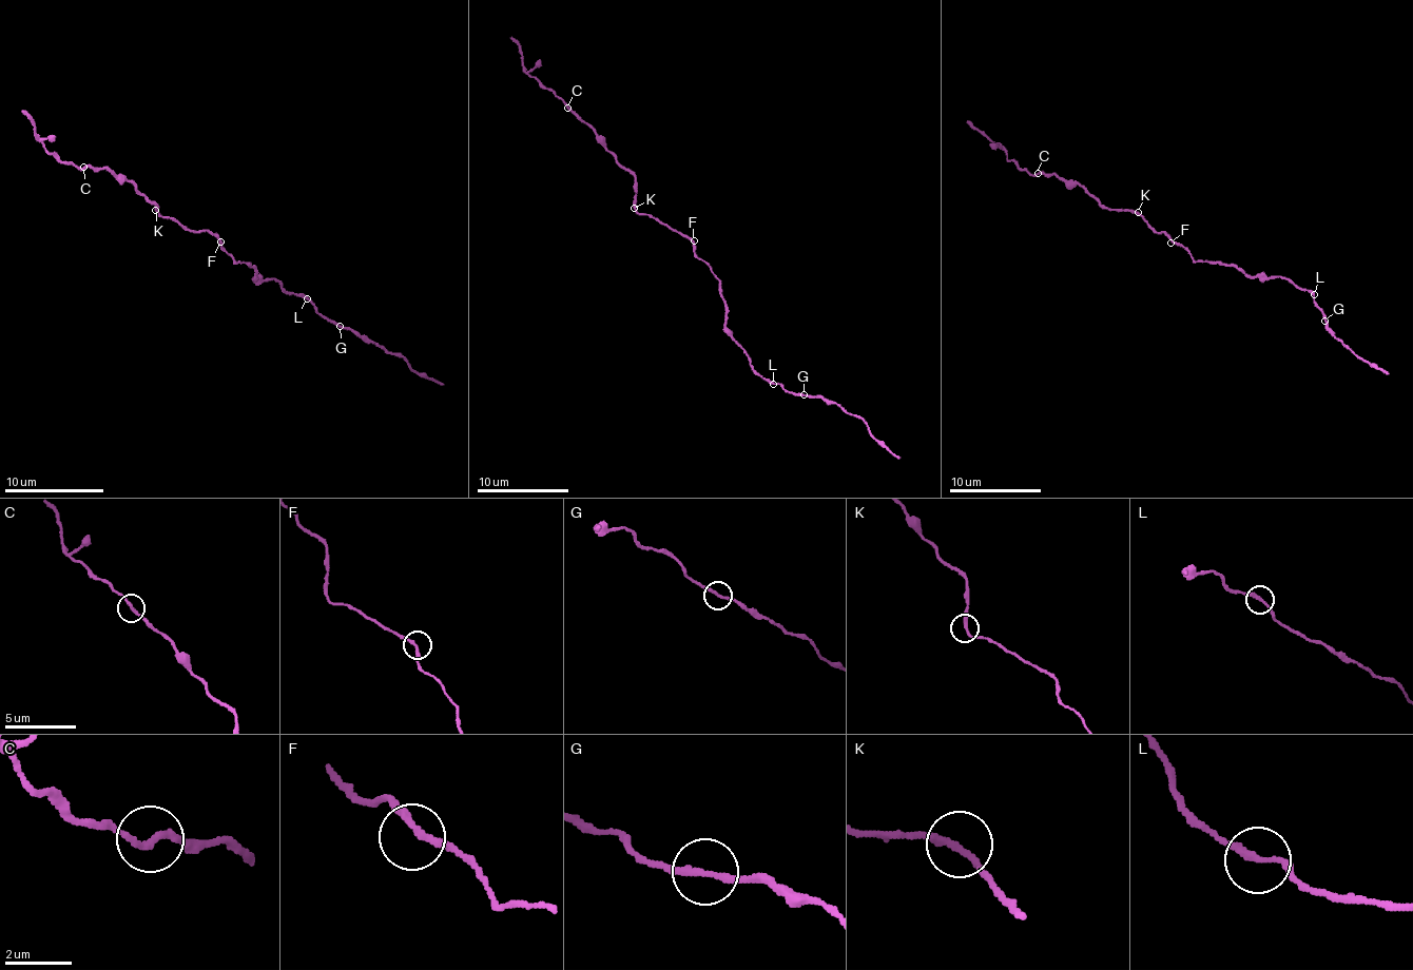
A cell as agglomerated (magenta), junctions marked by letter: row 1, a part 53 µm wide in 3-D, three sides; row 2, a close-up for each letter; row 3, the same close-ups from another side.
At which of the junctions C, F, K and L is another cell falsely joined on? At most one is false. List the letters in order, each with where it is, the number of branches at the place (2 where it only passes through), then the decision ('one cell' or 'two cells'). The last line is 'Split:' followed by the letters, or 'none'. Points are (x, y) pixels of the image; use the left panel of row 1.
C: place (83, 167); branches 2; one cell
F: place (220, 241); branches 2; one cell
K: place (155, 210); branches 2; one cell
L: place (307, 298); branches 2; two cells
Split: L

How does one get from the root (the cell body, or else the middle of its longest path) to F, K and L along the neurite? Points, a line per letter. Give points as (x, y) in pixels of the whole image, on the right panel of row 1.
F: (1186, 251), (1170, 243)
K: (1186, 251), (1163, 233), (1157, 233), (1138, 212)
L: (1186, 251), (1196, 260), (1233, 265), (1251, 276), (1283, 276), (1313, 295)

